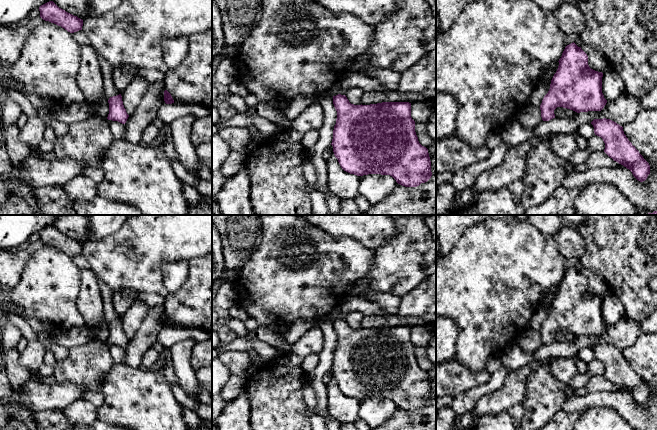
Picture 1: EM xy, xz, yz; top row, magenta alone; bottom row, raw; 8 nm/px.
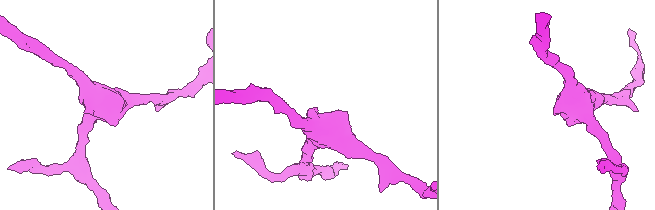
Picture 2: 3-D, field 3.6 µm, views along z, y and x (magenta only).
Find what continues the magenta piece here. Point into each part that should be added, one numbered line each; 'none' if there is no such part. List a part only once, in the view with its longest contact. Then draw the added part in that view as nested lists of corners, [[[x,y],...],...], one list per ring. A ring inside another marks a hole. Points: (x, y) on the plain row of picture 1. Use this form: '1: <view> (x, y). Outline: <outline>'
none

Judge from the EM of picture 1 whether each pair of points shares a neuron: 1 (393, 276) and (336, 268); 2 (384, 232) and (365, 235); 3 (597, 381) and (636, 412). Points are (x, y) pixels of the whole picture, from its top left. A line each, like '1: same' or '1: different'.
1: different
2: same
3: different

